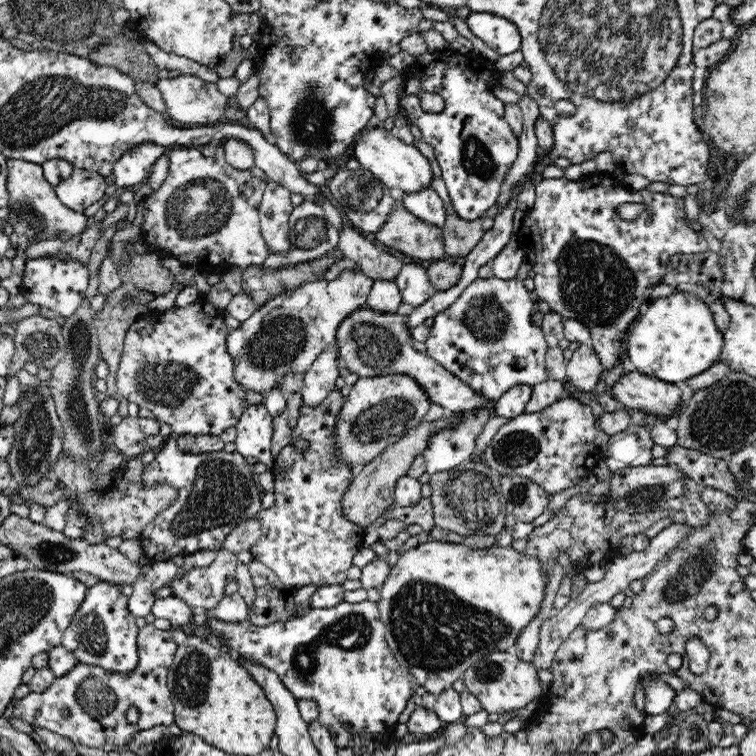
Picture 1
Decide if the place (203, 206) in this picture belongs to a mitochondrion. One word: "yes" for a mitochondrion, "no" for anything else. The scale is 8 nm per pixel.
yes

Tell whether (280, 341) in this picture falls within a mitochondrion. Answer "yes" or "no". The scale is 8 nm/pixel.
yes

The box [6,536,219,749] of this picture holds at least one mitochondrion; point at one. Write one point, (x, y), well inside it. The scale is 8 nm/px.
(191, 678)

